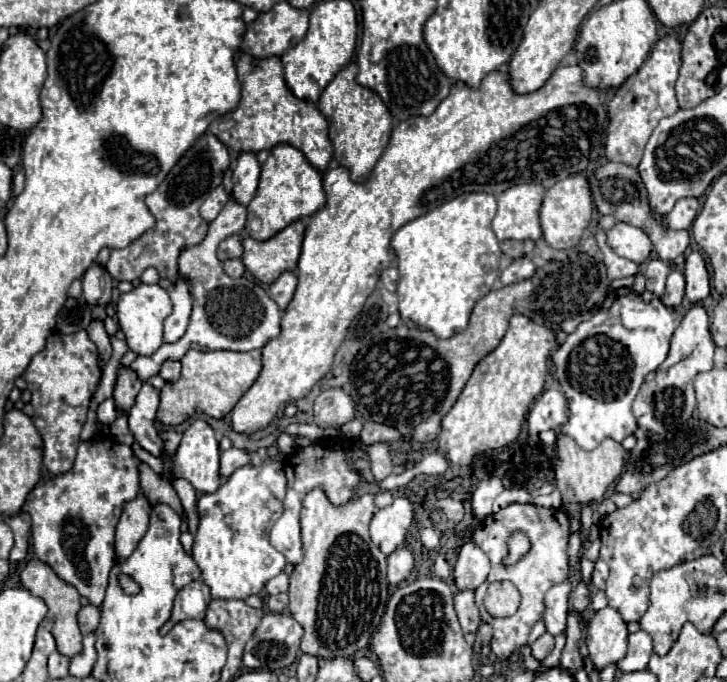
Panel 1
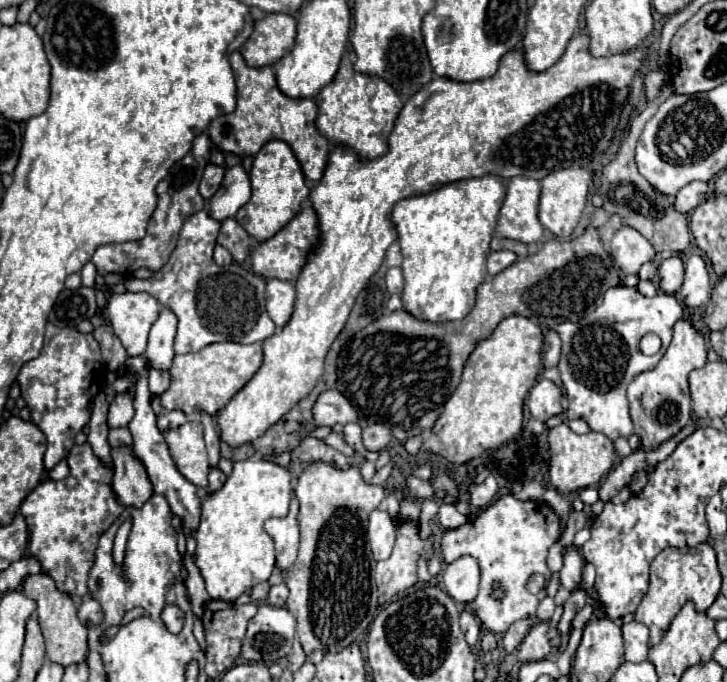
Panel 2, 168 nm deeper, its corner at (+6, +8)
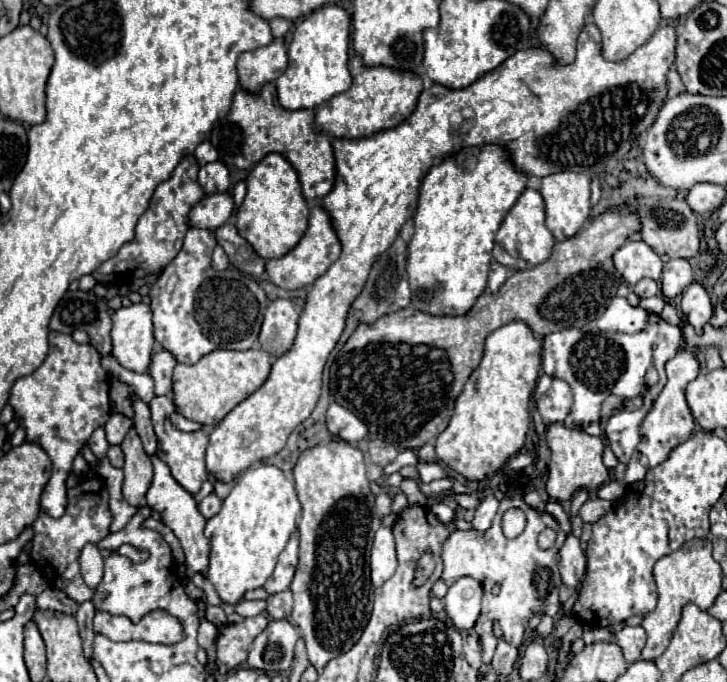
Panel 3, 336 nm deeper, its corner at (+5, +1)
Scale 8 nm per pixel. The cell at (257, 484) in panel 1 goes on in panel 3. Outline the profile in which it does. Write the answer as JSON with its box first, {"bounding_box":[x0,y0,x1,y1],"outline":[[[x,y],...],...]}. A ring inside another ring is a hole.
{"bounding_box":[204,465,302,605],"outline":[[[256,465],[236,477],[234,489],[224,499],[222,509],[218,515],[208,519],[204,535],[208,537],[212,549],[210,549],[210,567],[208,567],[208,581],[214,585],[218,597],[228,603],[236,605],[248,589],[262,587],[268,577],[272,575],[278,555],[286,547],[290,535],[296,531],[296,519],[302,513],[300,501],[296,497],[294,483],[286,479],[286,475],[274,467],[274,465]]]}

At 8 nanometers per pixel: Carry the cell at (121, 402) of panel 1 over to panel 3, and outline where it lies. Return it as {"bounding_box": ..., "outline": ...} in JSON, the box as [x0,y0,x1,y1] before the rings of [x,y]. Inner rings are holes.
{"bounding_box":[104,415,132,445],"outline":[[[110,415],[110,421],[104,425],[104,431],[106,431],[106,439],[110,445],[120,445],[126,437],[126,433],[130,431],[132,427],[132,421],[128,417],[122,417],[122,415]]]}

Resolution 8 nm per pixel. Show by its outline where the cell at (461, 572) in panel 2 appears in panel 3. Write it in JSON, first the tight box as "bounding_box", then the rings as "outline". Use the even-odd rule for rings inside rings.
{"bounding_box":[444,577,482,631],"outline":[[[462,577],[448,589],[444,597],[444,609],[458,631],[468,631],[474,627],[480,615],[480,599],[482,585],[478,585],[478,581],[472,577]]]}

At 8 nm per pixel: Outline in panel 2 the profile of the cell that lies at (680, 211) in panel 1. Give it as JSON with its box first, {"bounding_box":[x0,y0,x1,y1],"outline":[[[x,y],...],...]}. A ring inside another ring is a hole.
{"bounding_box":[675,182,709,214],"outline":[[[691,182],[691,184],[687,184],[675,196],[675,210],[681,212],[681,214],[689,214],[697,204],[701,204],[707,190],[709,190],[707,182]]]}

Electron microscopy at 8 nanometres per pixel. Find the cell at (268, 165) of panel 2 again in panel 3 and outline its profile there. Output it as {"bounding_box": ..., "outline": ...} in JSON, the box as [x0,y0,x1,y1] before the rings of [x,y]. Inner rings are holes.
{"bounding_box":[236,153,308,259],"outline":[[[278,153],[266,155],[246,179],[246,197],[236,215],[238,235],[244,237],[264,259],[284,257],[302,239],[308,225],[308,203],[302,195],[298,175]]]}

